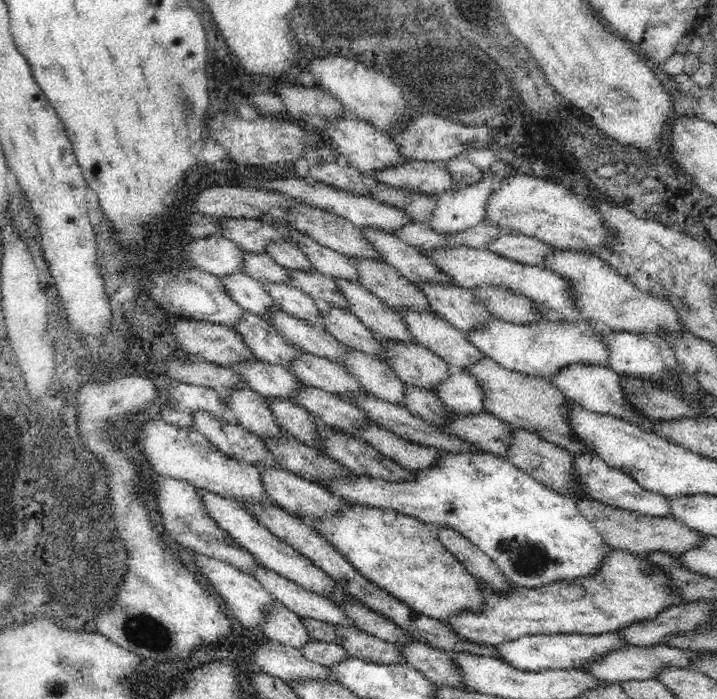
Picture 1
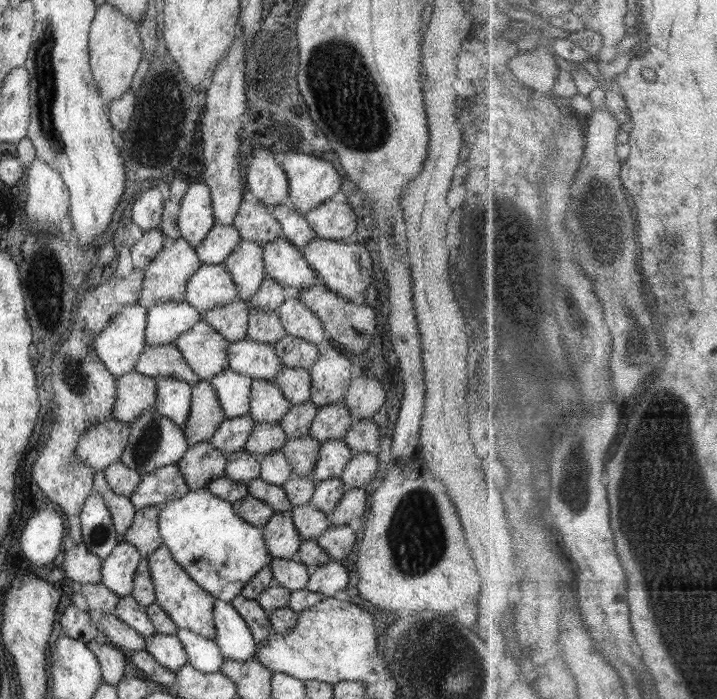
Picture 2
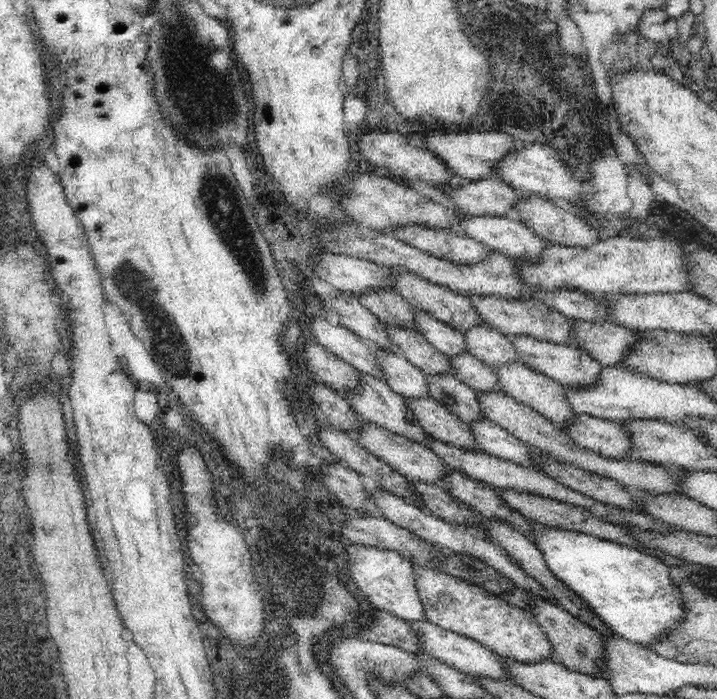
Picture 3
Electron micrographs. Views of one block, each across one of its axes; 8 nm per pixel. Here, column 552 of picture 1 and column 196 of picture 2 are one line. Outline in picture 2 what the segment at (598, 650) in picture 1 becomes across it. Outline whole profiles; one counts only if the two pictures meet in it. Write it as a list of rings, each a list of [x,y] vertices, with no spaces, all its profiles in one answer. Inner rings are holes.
[[[179,628],[176,636],[182,641],[189,664],[204,674],[212,674],[221,670],[225,658],[219,646],[213,640],[198,636],[187,628]]]

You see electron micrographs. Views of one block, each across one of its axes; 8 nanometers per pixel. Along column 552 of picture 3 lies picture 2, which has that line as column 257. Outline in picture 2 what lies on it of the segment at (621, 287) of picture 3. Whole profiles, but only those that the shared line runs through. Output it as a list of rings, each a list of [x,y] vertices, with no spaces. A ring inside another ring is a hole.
[[[251,240],[238,243],[223,264],[232,275],[239,290],[239,298],[248,302],[267,277],[263,261],[263,246]]]

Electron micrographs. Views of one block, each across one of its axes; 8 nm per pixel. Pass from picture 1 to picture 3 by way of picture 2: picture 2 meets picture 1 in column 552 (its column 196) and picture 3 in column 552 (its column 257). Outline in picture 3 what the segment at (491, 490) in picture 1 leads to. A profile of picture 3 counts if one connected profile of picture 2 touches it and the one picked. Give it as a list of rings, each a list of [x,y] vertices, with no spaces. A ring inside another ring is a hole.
[[[543,524],[537,526],[537,535],[531,541],[540,549],[543,561],[556,579],[574,591],[614,633],[634,644],[649,648],[652,641],[667,635],[685,615],[685,604],[678,587],[672,583],[669,566],[658,557],[616,541]]]

